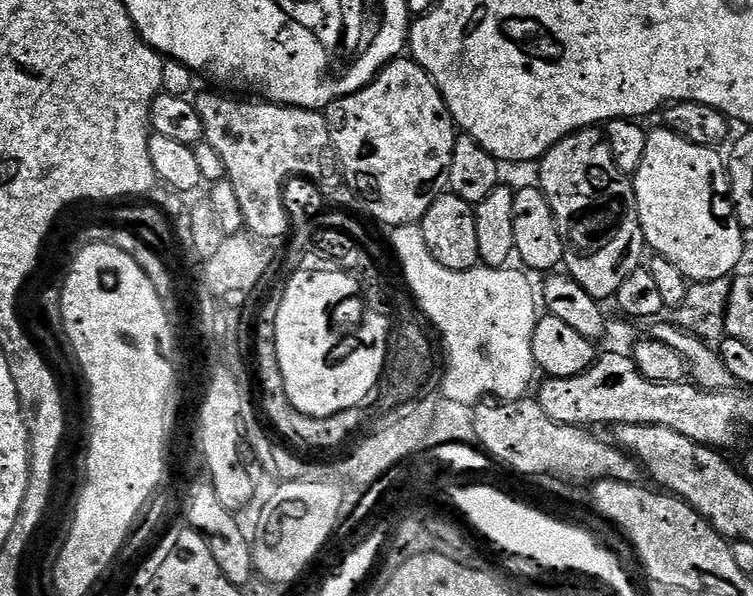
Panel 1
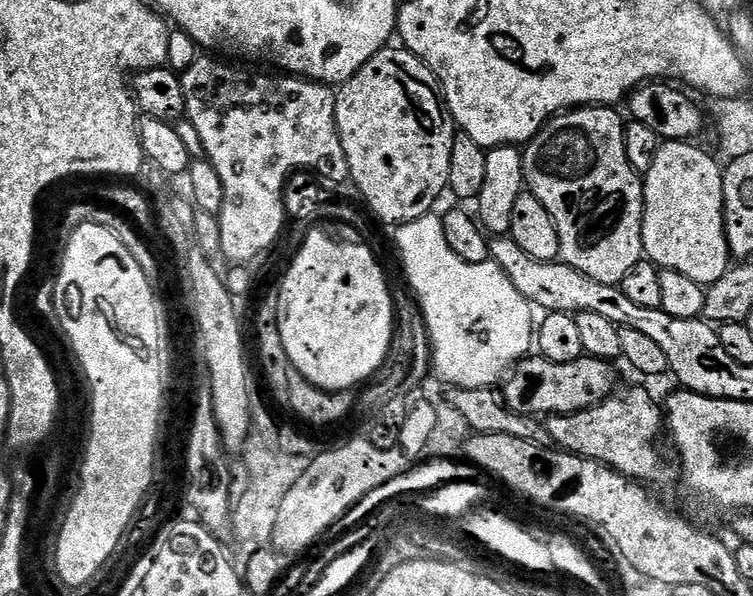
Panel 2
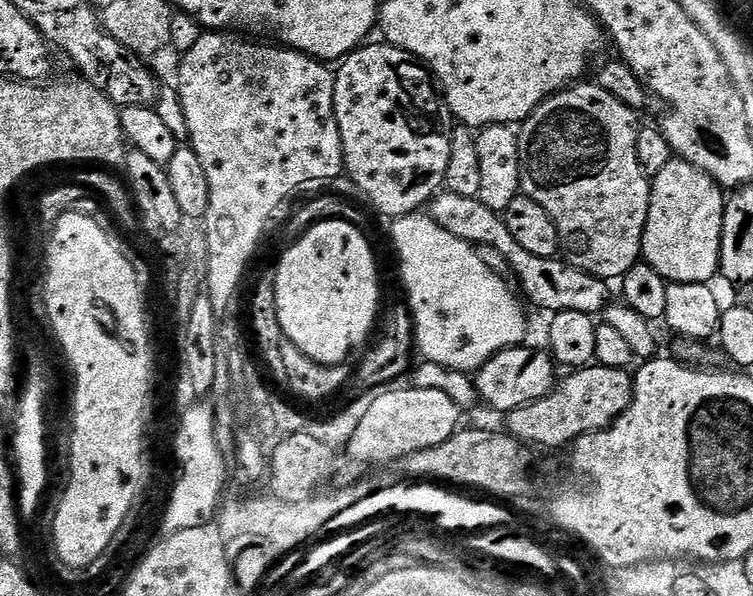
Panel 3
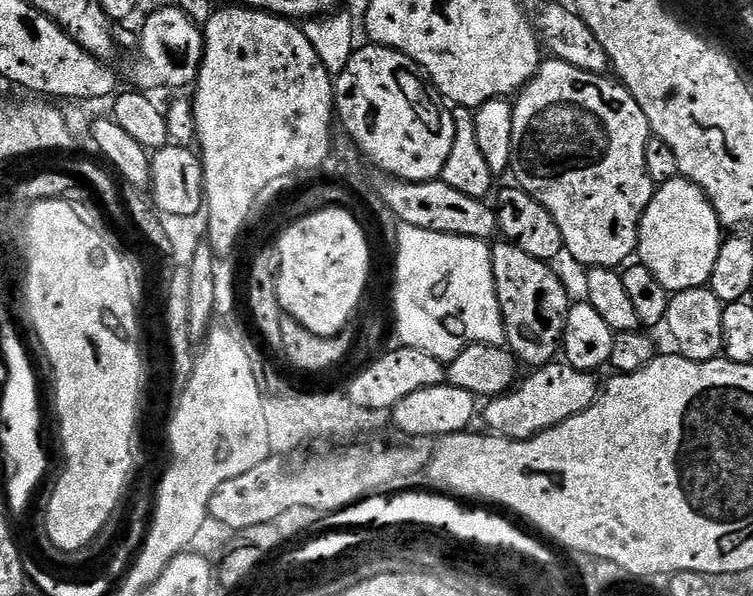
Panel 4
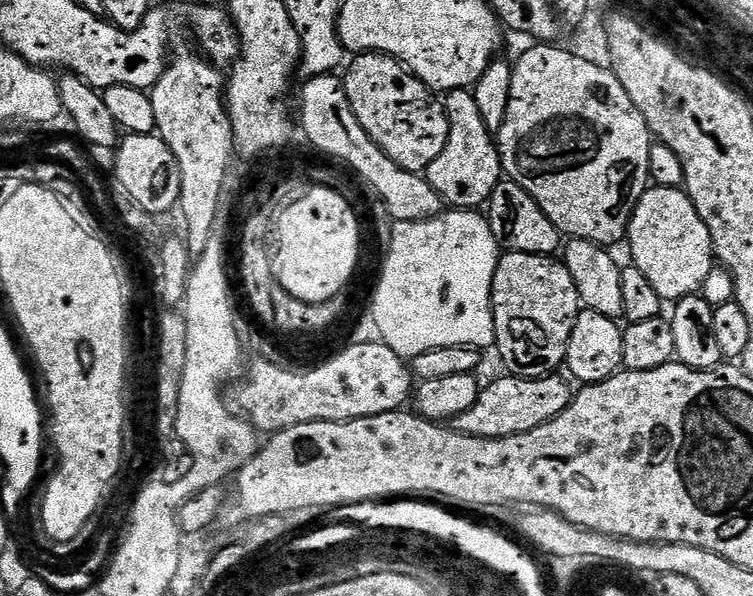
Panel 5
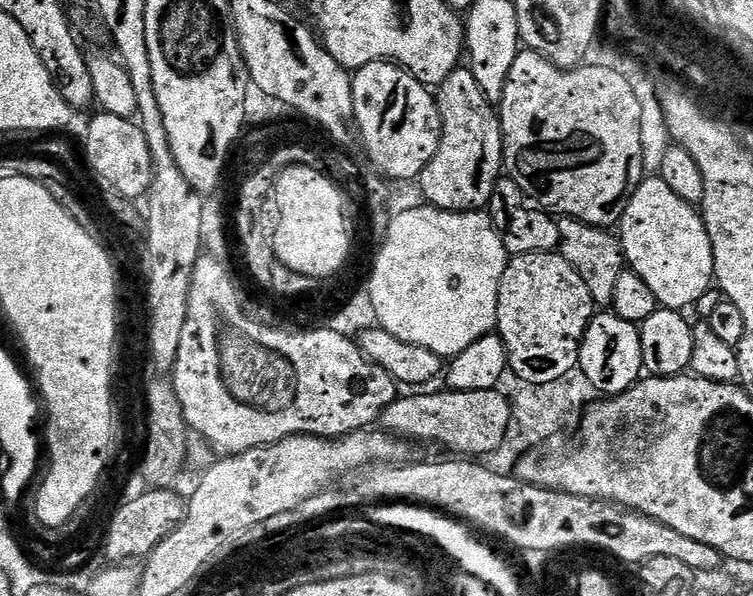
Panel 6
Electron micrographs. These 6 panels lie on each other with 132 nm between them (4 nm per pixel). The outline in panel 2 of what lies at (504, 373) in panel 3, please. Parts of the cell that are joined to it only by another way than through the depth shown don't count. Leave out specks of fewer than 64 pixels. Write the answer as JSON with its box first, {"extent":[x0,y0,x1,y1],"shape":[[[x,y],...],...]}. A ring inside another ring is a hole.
{"extent":[502,354,617,418],"shape":[[[539,354],[529,355],[512,369],[502,388],[502,399],[512,412],[533,418],[565,416],[593,408],[617,391],[616,372],[611,363],[590,355],[574,362],[550,362]]]}

